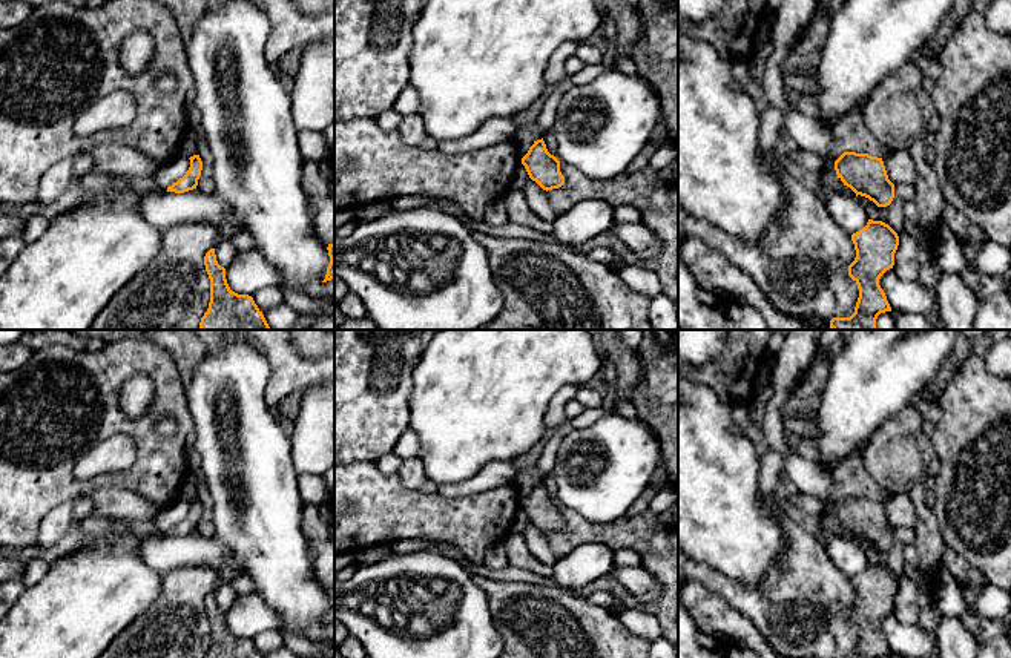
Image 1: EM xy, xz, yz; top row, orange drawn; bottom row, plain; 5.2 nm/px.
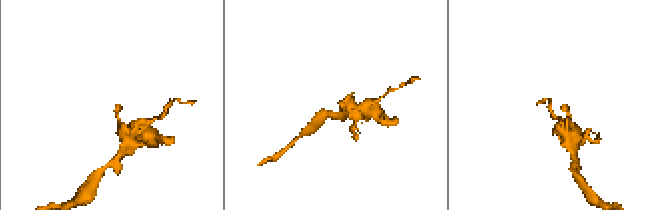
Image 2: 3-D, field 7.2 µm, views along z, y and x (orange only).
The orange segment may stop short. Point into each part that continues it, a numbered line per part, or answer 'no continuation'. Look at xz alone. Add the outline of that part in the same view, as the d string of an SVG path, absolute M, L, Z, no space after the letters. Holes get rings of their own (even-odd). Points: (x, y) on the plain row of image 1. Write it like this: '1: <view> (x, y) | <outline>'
no continuation

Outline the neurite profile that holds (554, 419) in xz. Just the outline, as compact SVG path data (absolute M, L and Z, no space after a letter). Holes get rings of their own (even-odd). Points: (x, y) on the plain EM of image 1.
M580 385L563 387L549 402L546 410L545 423L546 428L557 431L568 420L565 406L575 399Z

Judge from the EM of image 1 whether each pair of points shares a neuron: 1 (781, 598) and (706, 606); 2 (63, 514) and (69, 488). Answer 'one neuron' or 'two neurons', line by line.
1: two neurons
2: two neurons

